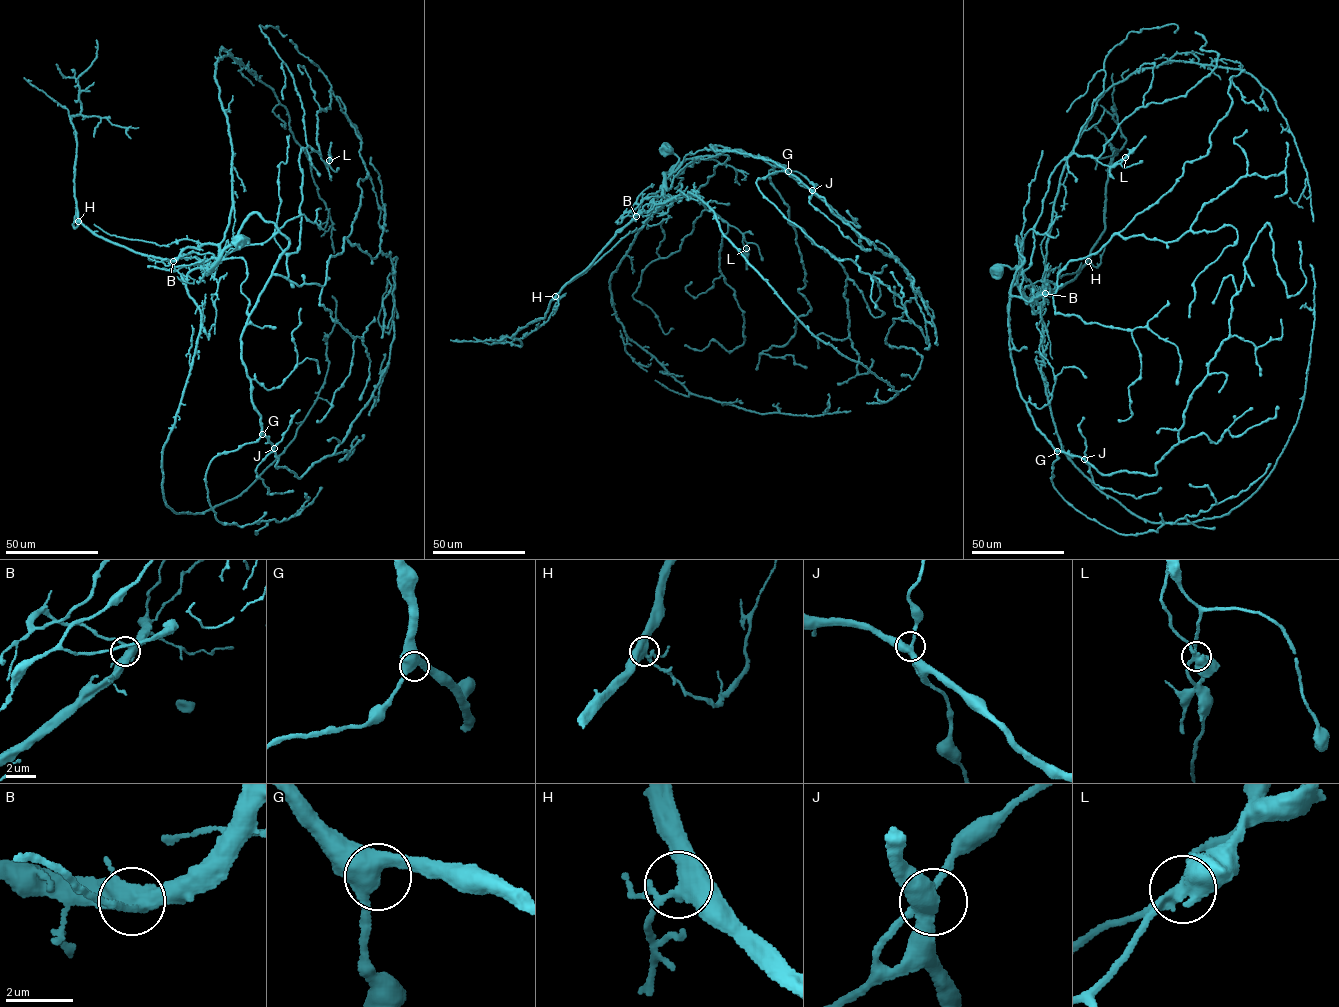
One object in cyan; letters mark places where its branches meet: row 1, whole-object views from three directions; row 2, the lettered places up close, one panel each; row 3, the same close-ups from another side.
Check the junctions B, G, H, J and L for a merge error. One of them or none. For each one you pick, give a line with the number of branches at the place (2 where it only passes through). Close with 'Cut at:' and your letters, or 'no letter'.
L: branches 4
Cut at: L

